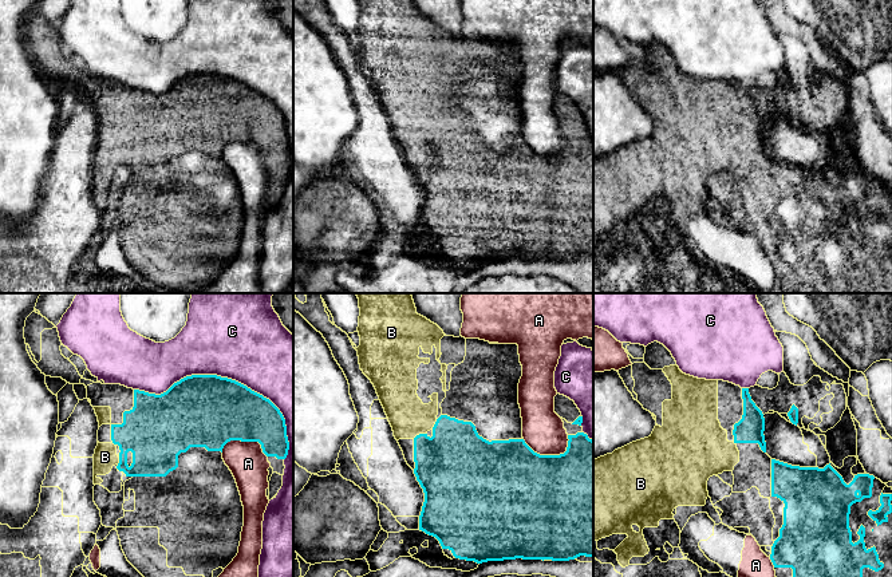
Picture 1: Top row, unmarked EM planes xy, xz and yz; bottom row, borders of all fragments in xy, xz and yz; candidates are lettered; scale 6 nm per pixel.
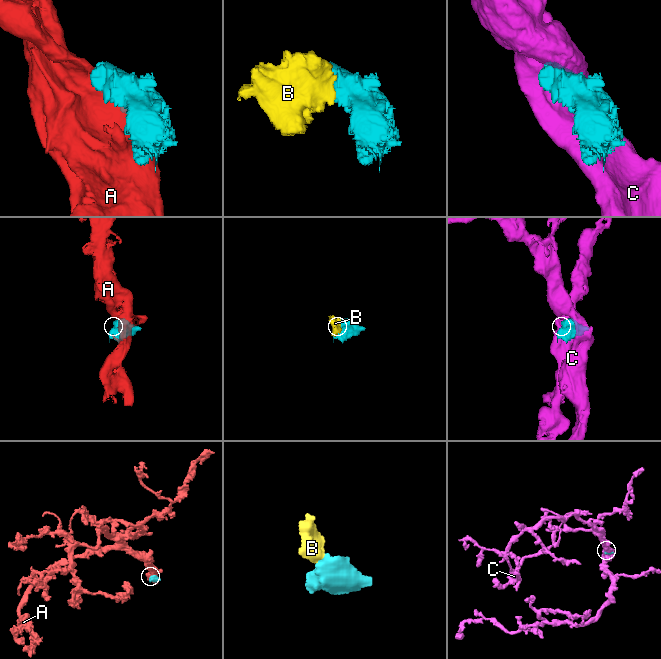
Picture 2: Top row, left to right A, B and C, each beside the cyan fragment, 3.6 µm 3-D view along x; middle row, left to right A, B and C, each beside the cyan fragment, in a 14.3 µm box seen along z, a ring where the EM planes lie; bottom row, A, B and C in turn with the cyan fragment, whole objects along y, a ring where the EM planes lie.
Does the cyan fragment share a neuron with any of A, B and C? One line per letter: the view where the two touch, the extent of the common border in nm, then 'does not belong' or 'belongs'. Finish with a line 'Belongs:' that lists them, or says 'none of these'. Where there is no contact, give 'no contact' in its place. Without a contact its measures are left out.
A: contact in xz; length 280 nm; does not belong
B: contact in xz; length 90 nm; belongs
C: contact in xy; length 1000 nm; does not belong
Belongs: B

